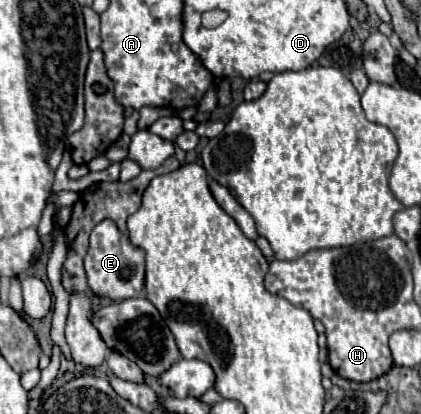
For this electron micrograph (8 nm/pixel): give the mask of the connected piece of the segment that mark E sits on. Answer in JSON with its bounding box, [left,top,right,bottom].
[83,219,145,301]

